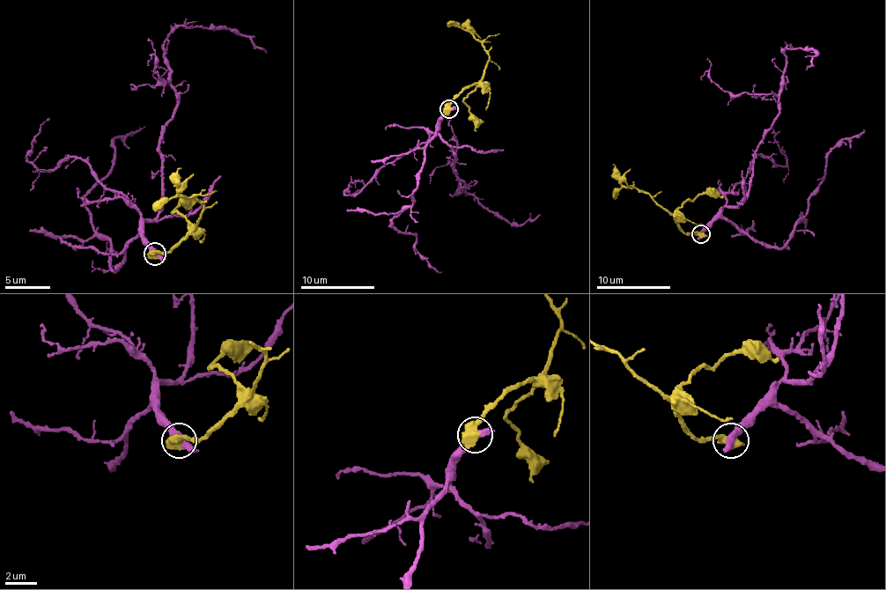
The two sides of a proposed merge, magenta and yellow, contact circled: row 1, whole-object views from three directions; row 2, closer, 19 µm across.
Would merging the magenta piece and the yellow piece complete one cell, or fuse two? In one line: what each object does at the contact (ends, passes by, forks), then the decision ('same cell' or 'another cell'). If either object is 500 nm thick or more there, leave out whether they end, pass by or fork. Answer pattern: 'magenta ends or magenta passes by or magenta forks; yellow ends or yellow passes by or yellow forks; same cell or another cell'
another cell

